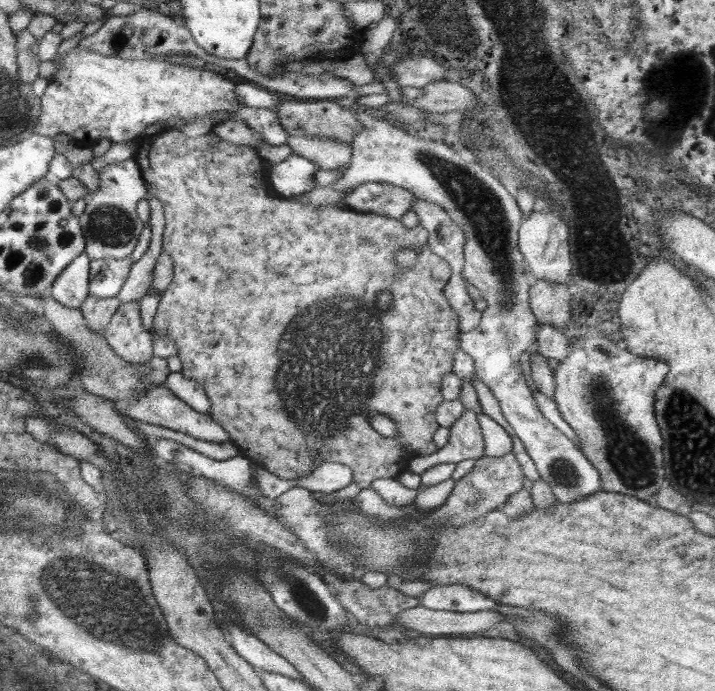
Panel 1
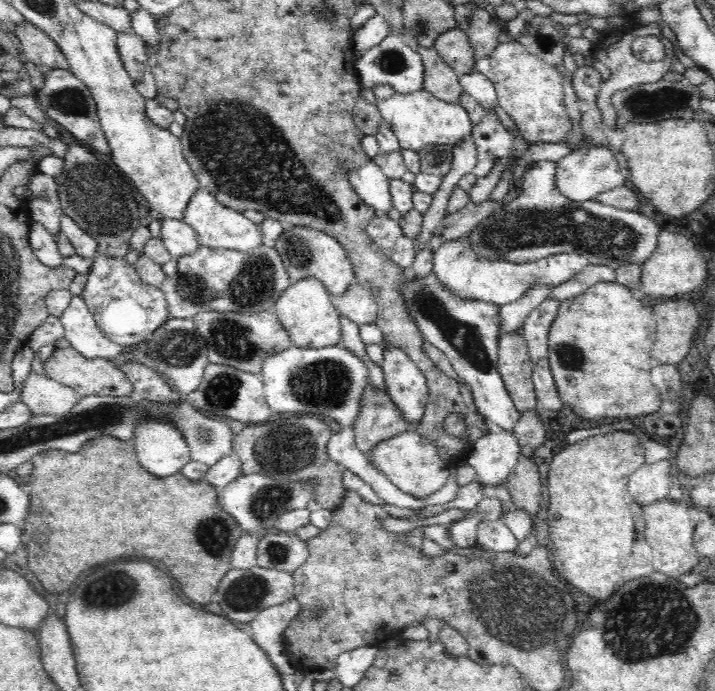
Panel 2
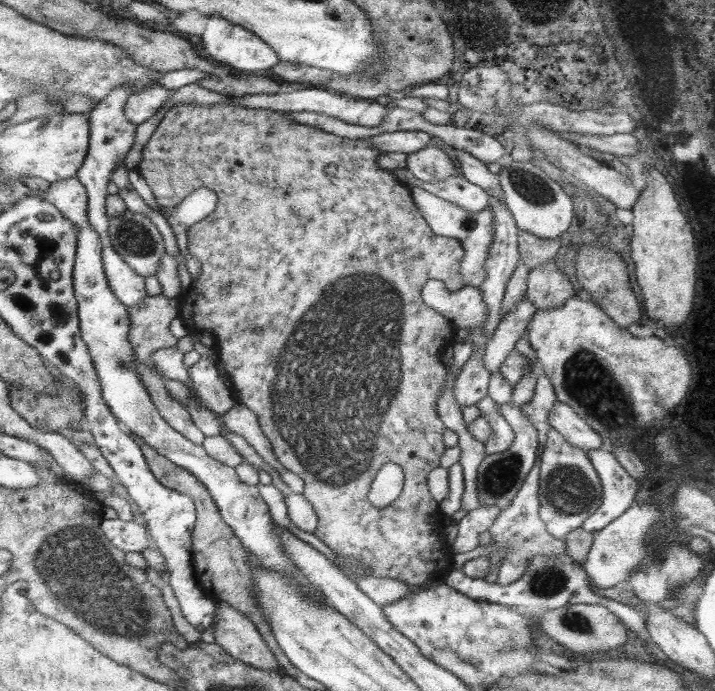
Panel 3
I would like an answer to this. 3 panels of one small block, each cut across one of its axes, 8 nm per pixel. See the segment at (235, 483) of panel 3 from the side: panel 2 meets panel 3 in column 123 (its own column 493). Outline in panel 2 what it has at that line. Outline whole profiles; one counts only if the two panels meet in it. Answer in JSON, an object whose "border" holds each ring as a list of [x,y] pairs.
{"border":[[[432,272],[423,277],[412,282],[406,279],[400,286],[405,307],[418,325],[423,340],[430,341],[450,359],[454,370],[471,391],[482,419],[489,418],[501,429],[512,431],[521,414],[498,370],[497,348],[501,325],[498,305],[462,299],[445,288]]]}

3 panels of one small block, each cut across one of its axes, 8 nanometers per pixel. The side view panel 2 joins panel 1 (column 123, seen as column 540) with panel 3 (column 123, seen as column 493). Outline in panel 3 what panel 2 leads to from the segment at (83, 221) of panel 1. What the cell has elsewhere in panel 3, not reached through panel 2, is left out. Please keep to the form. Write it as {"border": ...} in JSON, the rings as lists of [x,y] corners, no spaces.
{"border":[[[126,210],[120,216],[110,216],[108,218],[108,235],[113,250],[122,257],[122,260],[143,277],[154,276],[160,271],[163,258],[167,254],[164,248],[164,239],[156,225],[144,214]]]}

